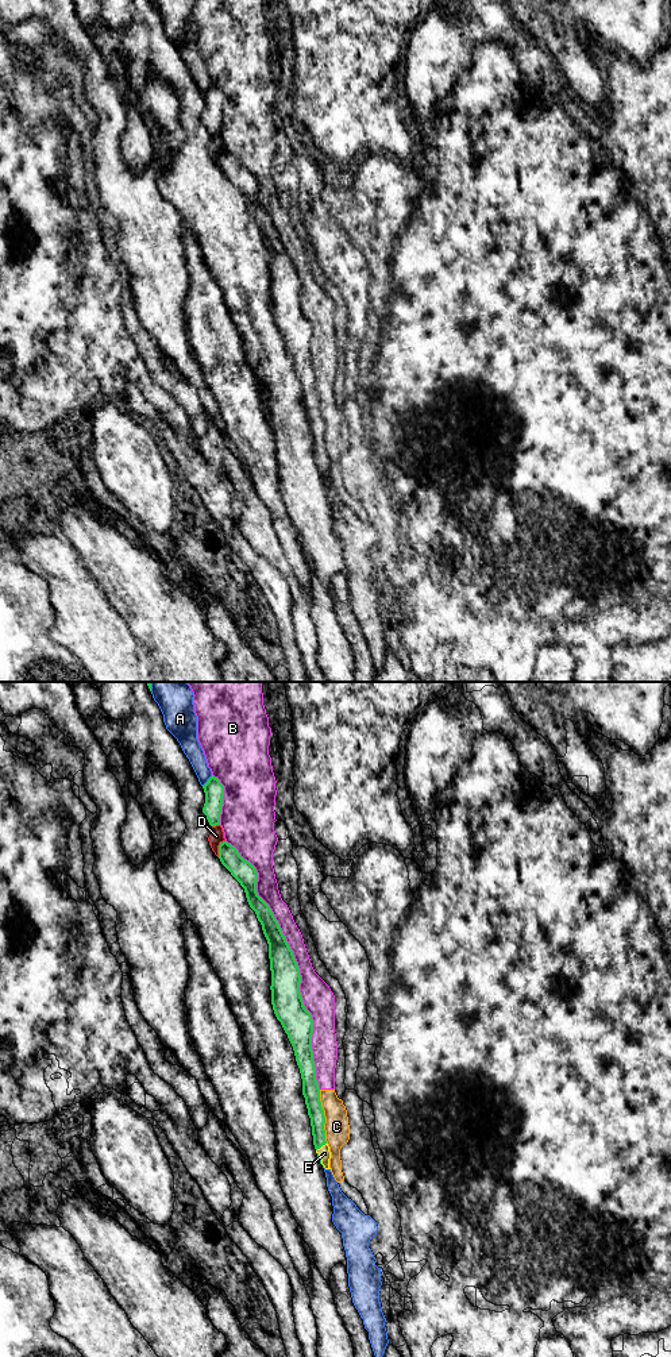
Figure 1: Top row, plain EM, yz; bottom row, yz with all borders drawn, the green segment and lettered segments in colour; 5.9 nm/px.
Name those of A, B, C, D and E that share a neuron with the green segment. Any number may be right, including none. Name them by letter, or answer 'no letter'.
E

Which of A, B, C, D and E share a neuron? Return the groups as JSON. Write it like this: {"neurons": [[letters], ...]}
{"neurons": [["A", "D"], ["B", "C"], ["E"]]}

